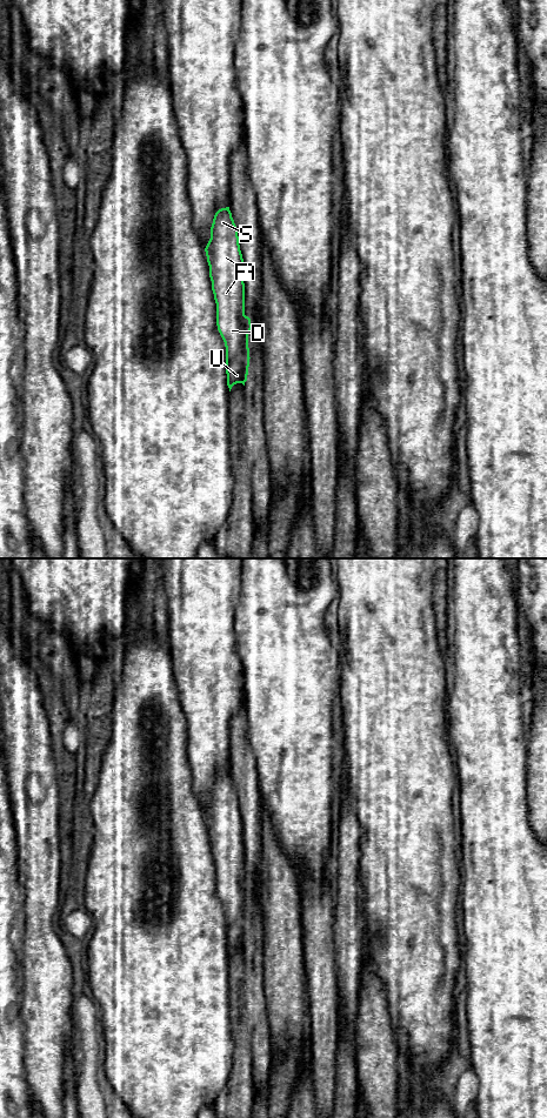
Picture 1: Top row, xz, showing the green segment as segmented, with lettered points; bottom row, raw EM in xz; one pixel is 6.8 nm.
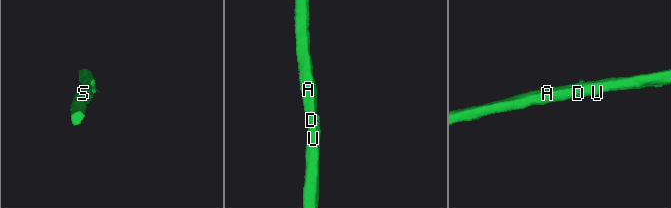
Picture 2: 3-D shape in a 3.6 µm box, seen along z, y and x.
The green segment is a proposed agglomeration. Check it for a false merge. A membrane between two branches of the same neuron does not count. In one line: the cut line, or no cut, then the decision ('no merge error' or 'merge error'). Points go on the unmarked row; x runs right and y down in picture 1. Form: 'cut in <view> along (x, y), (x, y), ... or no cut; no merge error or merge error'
no cut; no merge error

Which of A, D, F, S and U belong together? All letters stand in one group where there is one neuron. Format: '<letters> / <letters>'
A D F S U

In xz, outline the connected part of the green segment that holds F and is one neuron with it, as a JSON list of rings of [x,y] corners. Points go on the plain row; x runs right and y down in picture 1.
[[[229,771],[215,777],[205,816],[216,868],[216,890],[226,911],[227,950],[231,956],[234,949],[245,950],[247,945],[252,888],[245,879],[244,823]]]

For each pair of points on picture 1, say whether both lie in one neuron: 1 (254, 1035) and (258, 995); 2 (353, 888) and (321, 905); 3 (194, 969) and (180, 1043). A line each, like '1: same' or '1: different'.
1: same
2: different
3: same

